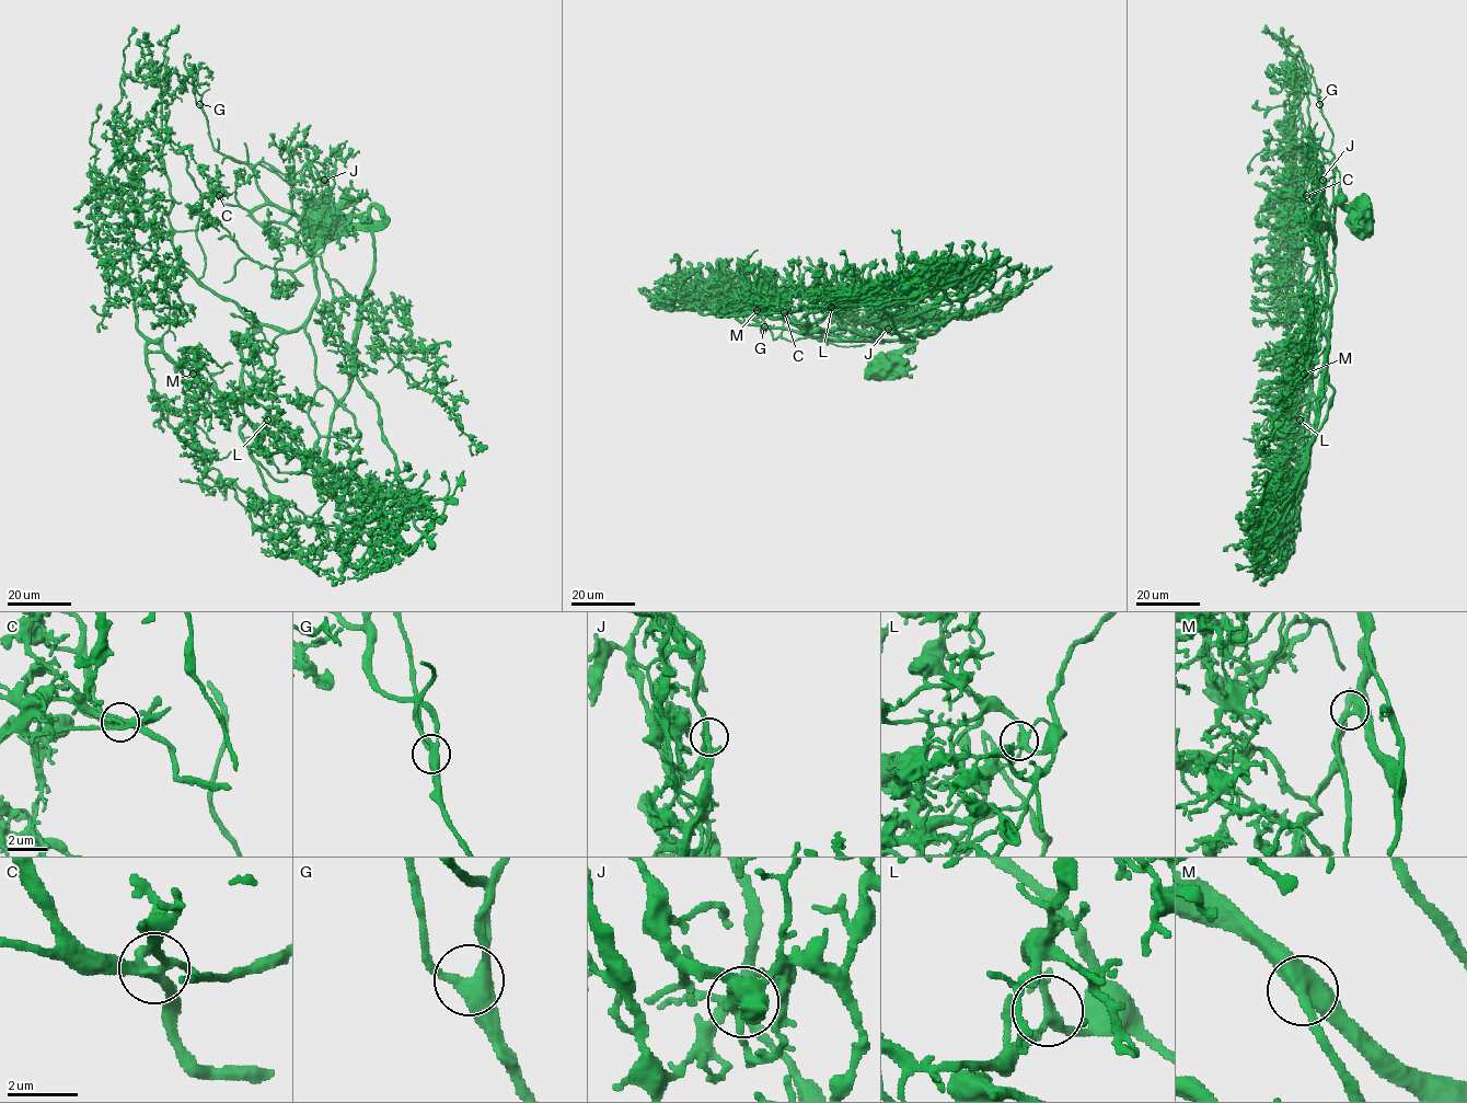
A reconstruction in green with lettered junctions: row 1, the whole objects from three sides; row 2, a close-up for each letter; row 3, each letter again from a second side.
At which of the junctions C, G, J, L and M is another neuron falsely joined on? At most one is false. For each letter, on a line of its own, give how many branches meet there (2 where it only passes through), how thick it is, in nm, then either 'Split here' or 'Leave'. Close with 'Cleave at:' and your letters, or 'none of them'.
C: Branches: 5. Thickness 280 nm. Leave
G: Branches: 4. Thickness 380 nm. Leave
J: Branches: 4. Thickness 240 nm. Leave
L: Branches: 4. Thickness 240 nm. Leave
M: Branches: 4. Thickness 320 nm. Leave
Cleave at: none of them

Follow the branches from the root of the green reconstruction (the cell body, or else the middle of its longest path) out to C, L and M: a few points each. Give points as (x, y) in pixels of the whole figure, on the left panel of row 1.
C: (324, 213), (342, 200), (338, 214), (312, 233), (276, 207), (246, 210), (224, 204), (220, 195)
L: (324, 213), (342, 200), (314, 254), (311, 314), (289, 331), (258, 325), (241, 337), (242, 388), (267, 420)
M: (324, 213), (342, 200), (314, 254), (311, 314), (289, 331), (258, 325), (241, 337), (238, 398), (193, 374)

